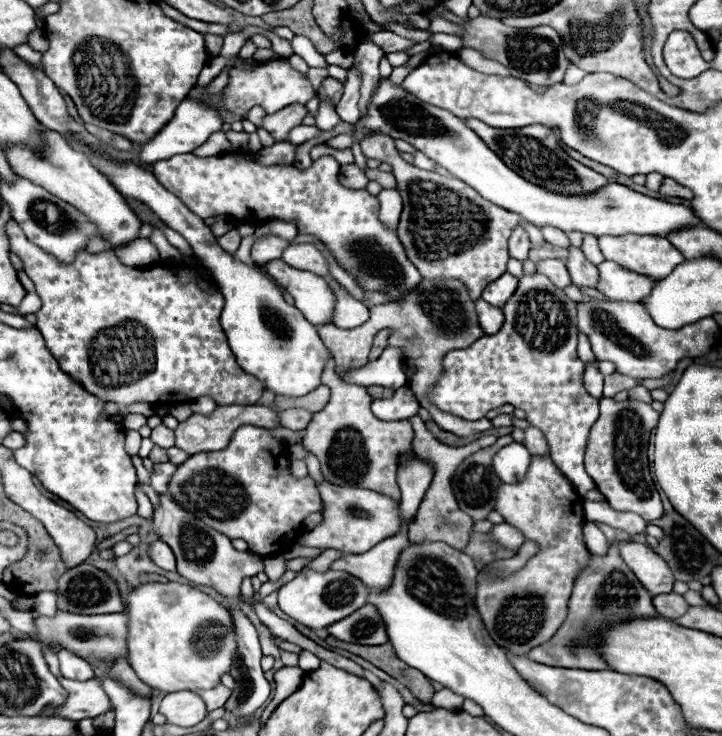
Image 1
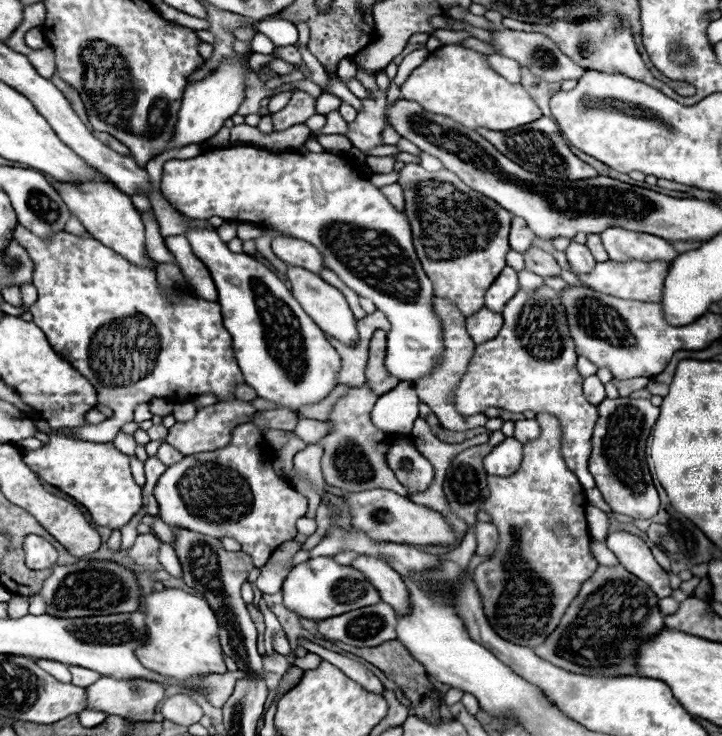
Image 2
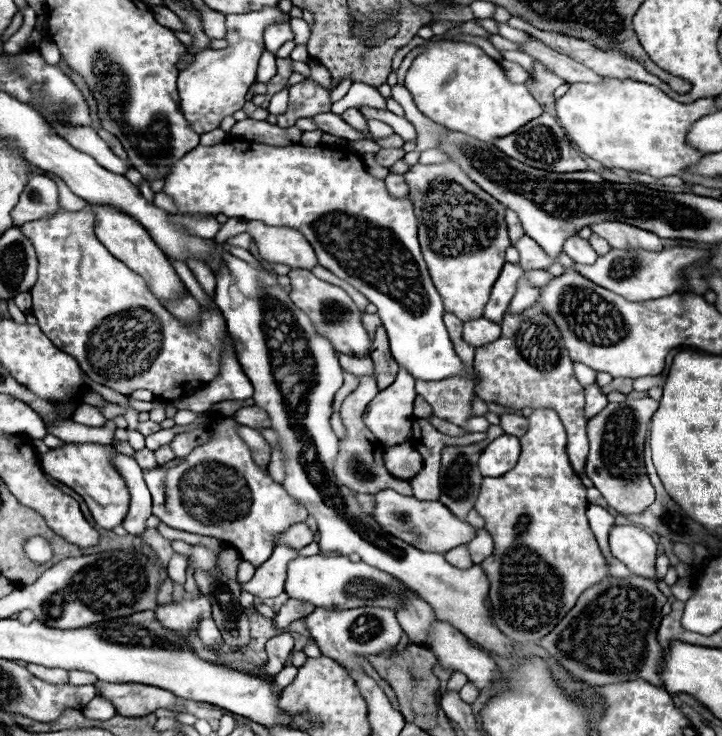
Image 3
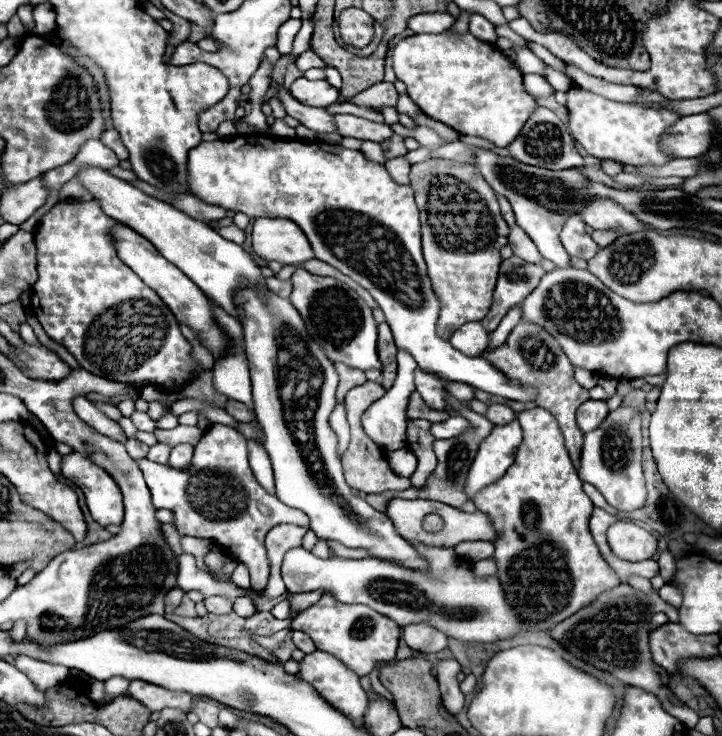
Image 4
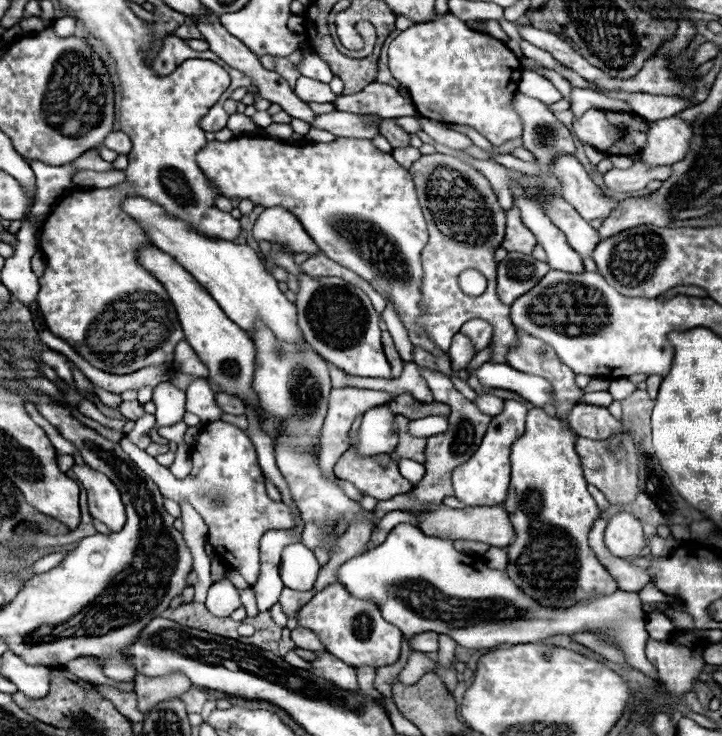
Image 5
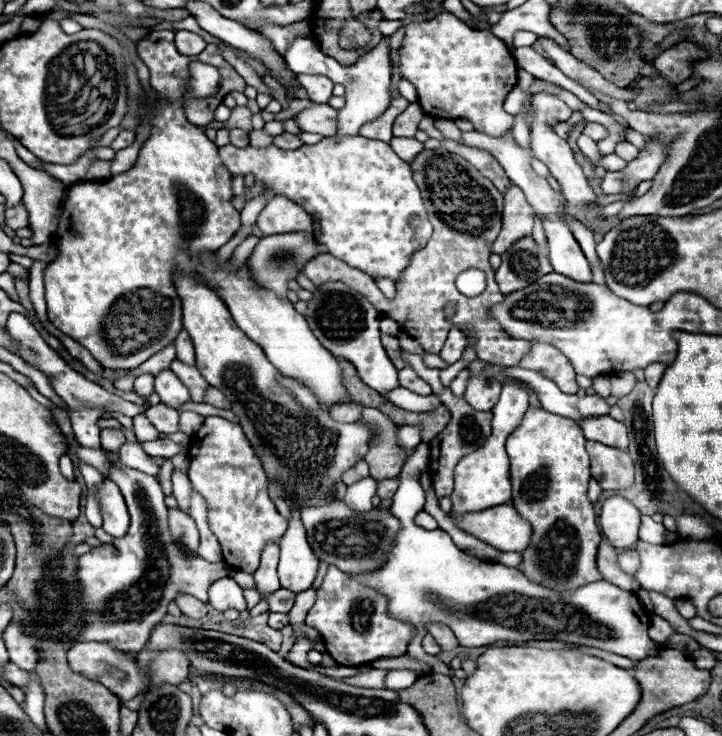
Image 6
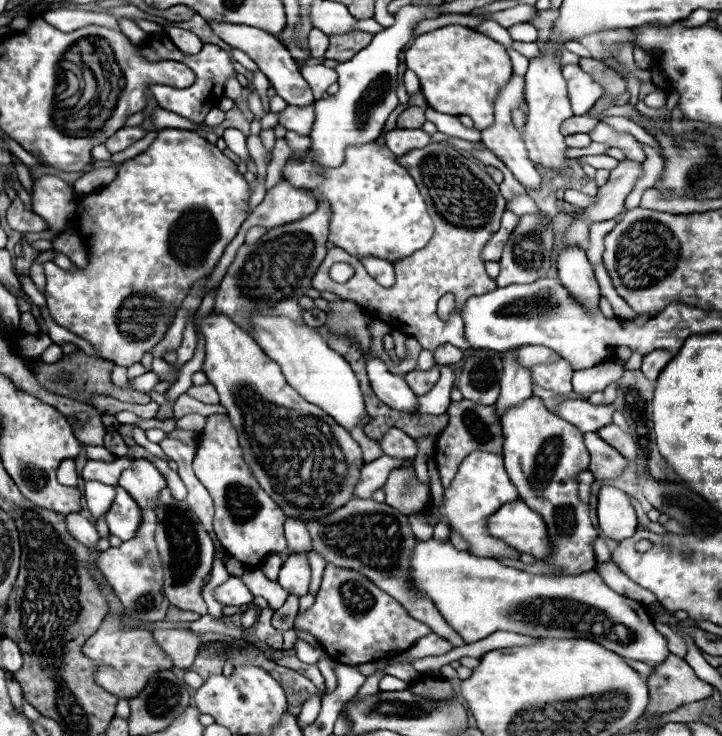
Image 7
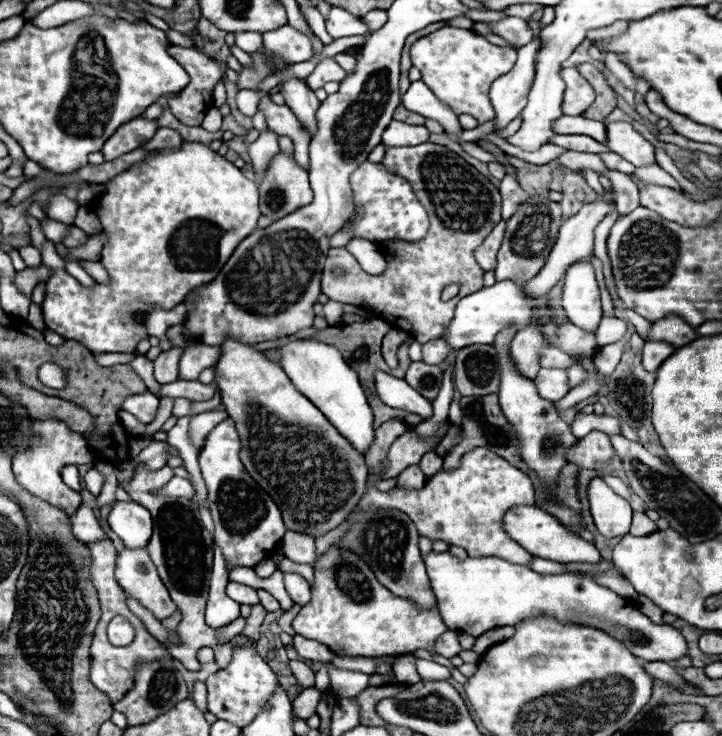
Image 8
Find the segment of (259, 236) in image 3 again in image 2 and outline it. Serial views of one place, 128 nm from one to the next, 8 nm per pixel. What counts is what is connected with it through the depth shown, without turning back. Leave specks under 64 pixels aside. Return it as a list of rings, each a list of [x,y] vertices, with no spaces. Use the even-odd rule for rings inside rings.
[[[250,224],[238,226],[238,238],[242,238],[242,240],[252,240],[252,238],[258,238],[260,234],[262,234],[262,228],[256,228],[256,226],[250,226]],[[274,238],[272,252],[288,266],[300,266],[314,274],[324,268],[324,256],[312,244],[298,238]]]

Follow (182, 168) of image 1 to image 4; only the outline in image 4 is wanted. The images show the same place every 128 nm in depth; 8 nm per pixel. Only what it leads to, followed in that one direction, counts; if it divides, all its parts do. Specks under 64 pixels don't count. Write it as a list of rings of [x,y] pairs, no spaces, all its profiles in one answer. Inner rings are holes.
[[[236,136],[234,140],[202,142],[192,148],[188,154],[186,170],[188,194],[200,198],[206,204],[220,206],[232,212],[244,212],[250,218],[268,216],[288,218],[296,222],[308,236],[318,260],[334,266],[338,272],[350,276],[362,288],[372,292],[372,298],[378,302],[386,316],[386,324],[394,334],[396,346],[410,352],[422,372],[436,378],[470,384],[472,388],[510,400],[534,400],[534,388],[524,388],[520,382],[508,380],[504,374],[496,372],[496,368],[492,368],[492,364],[488,364],[484,358],[464,356],[448,340],[438,336],[436,320],[440,302],[432,290],[420,250],[420,218],[414,202],[414,192],[410,186],[394,184],[382,164],[374,164],[366,160],[360,150],[348,150],[340,144],[300,144],[280,142],[266,136]]]

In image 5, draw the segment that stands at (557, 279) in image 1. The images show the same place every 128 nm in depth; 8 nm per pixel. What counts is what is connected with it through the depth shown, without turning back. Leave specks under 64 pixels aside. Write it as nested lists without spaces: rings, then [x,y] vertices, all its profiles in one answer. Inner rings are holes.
[[[512,206],[508,210],[506,220],[508,220],[508,224],[506,224],[506,238],[502,242],[502,248],[506,248],[508,252],[532,254],[532,250],[536,246],[536,240],[534,240],[532,232],[528,232],[528,228],[524,228],[524,224],[520,222],[516,206]]]

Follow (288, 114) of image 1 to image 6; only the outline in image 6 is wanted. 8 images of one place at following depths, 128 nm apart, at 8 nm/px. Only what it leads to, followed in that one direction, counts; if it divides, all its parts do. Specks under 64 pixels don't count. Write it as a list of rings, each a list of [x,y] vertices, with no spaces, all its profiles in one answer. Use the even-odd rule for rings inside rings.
[[[300,74],[298,82],[306,90],[308,98],[313,102],[328,104],[328,100],[332,98],[332,86],[334,84],[326,76]],[[252,130],[252,132],[250,132],[250,146],[264,148],[264,146],[270,146],[272,142],[274,142],[274,136],[266,134],[264,130]]]

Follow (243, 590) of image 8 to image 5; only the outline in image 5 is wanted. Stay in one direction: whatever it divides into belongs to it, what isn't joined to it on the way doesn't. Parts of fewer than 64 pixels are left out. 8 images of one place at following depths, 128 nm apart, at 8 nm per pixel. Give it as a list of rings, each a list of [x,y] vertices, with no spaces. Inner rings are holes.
[[[222,580],[222,582],[216,582],[210,586],[206,608],[214,616],[230,616],[240,606],[242,606],[242,602],[240,602],[238,590],[228,580]]]

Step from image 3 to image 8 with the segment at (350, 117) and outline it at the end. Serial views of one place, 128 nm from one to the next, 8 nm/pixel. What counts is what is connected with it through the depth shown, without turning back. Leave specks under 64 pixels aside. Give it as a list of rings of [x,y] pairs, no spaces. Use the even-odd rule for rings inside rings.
[[[264,96],[260,100],[260,110],[264,110],[266,124],[270,130],[282,136],[290,136],[294,142],[294,158],[302,168],[308,168],[308,142],[310,136],[306,128],[300,124],[300,120],[294,116],[294,112],[288,106],[272,104],[270,96]]]

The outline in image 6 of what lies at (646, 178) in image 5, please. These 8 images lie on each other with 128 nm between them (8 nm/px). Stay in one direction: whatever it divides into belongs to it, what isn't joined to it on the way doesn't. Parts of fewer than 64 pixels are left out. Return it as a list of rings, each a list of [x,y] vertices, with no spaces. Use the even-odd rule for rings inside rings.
[[[606,172],[602,180],[602,192],[604,194],[622,194],[624,188],[624,174],[622,172]]]

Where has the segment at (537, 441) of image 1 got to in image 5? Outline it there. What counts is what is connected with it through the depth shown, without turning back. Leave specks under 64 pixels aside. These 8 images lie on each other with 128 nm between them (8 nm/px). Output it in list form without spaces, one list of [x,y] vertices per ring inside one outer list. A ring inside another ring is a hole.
[[[484,394],[484,396],[476,398],[476,406],[488,416],[498,416],[504,410],[504,400],[496,398],[492,394]]]

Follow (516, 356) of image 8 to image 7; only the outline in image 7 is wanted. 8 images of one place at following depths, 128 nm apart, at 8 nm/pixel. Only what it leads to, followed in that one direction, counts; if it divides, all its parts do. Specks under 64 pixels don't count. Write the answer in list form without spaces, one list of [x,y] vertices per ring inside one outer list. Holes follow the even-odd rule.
[[[504,352],[504,376],[500,382],[500,396],[496,402],[496,412],[502,416],[506,410],[522,404],[532,396],[532,376],[528,368],[520,368],[512,352]]]

